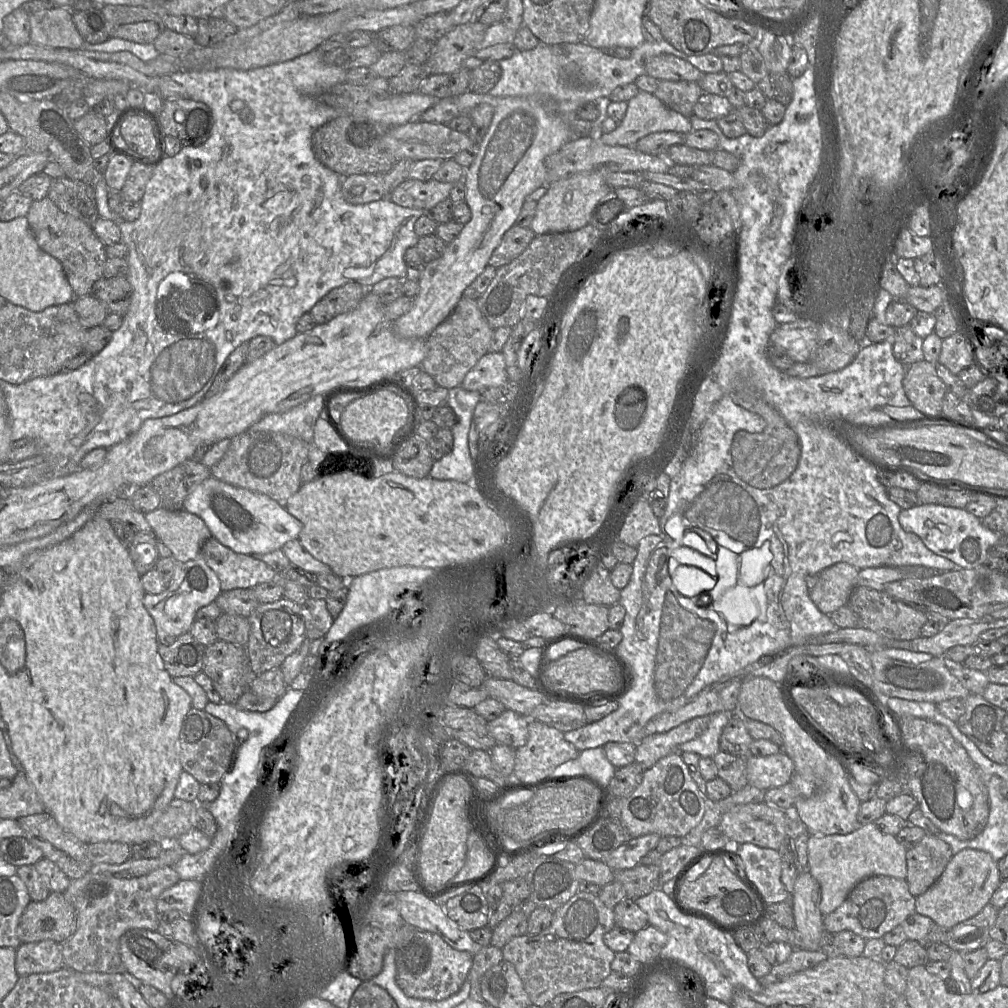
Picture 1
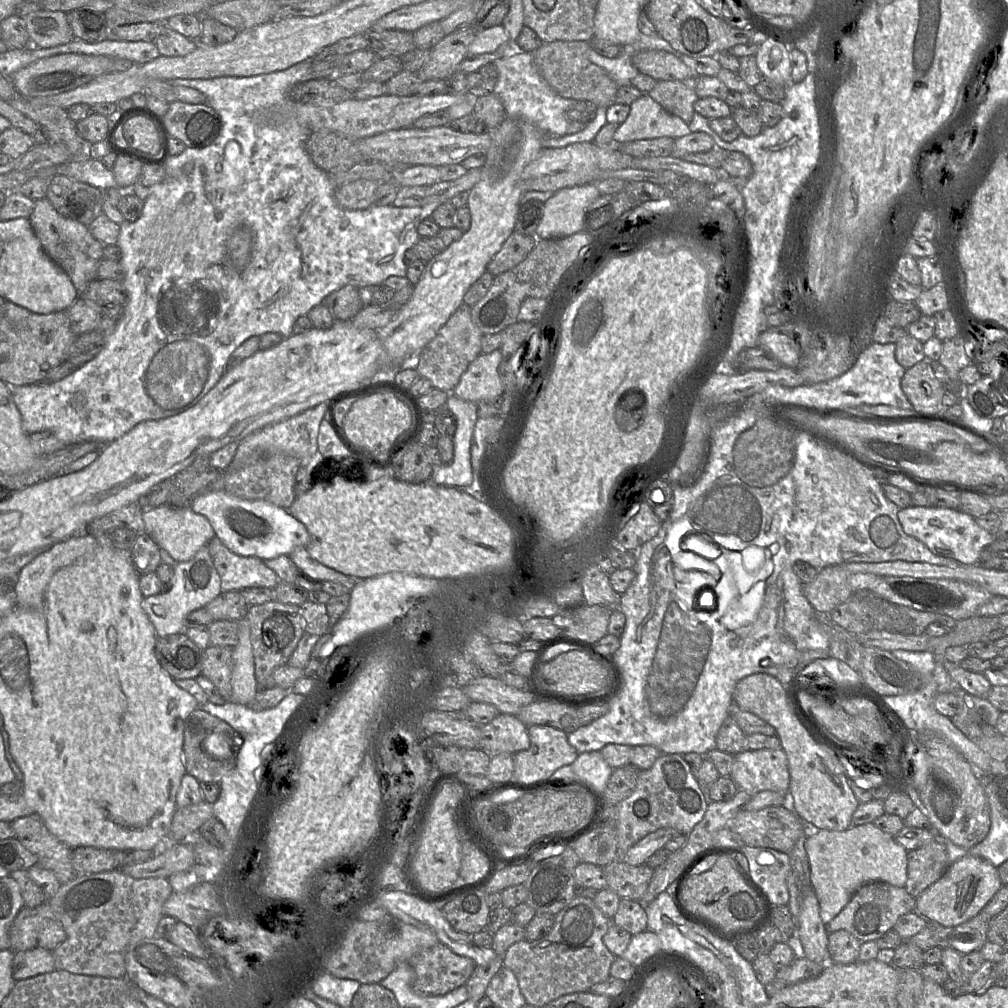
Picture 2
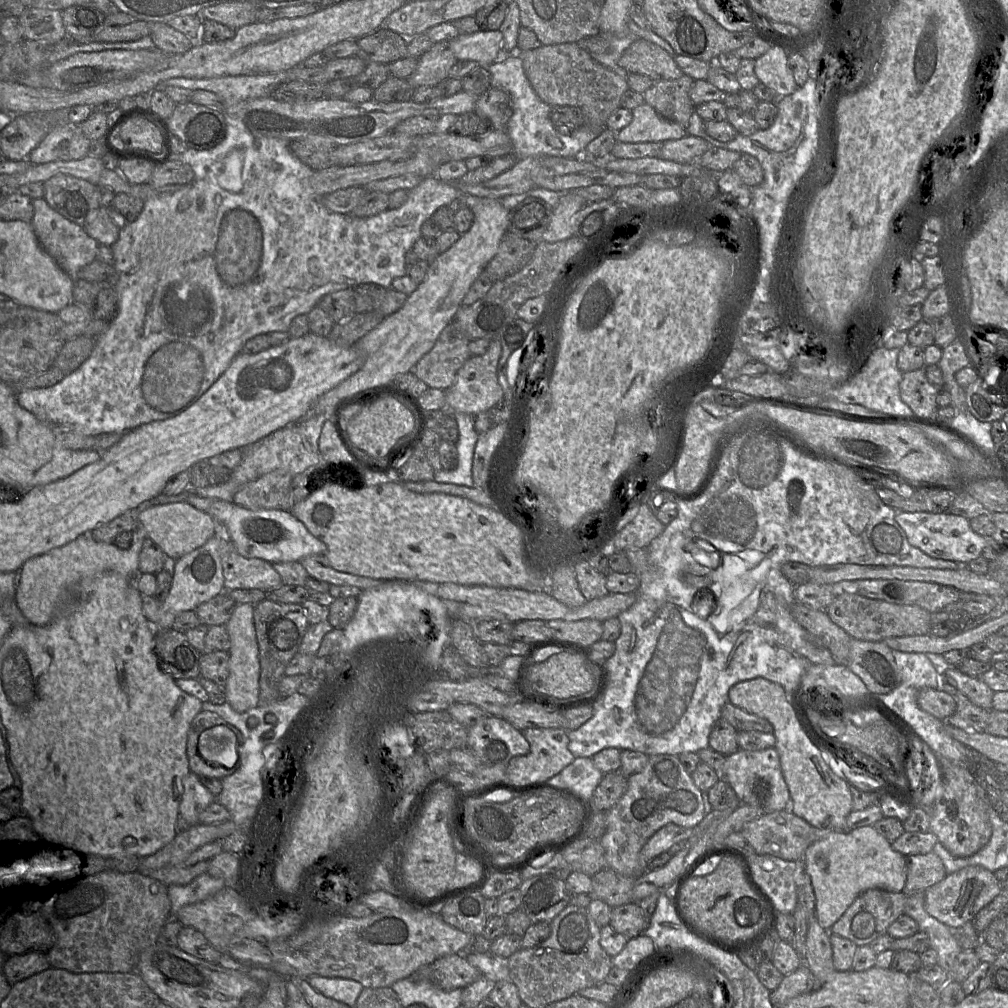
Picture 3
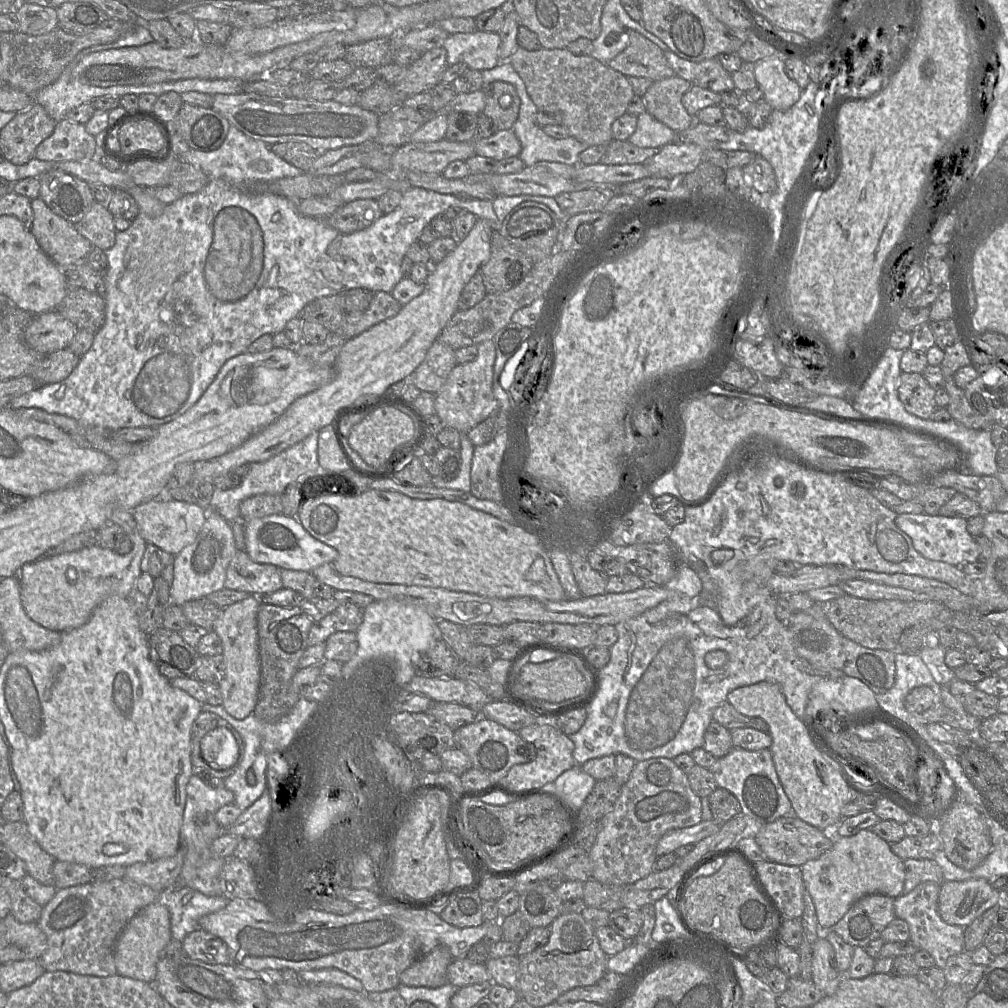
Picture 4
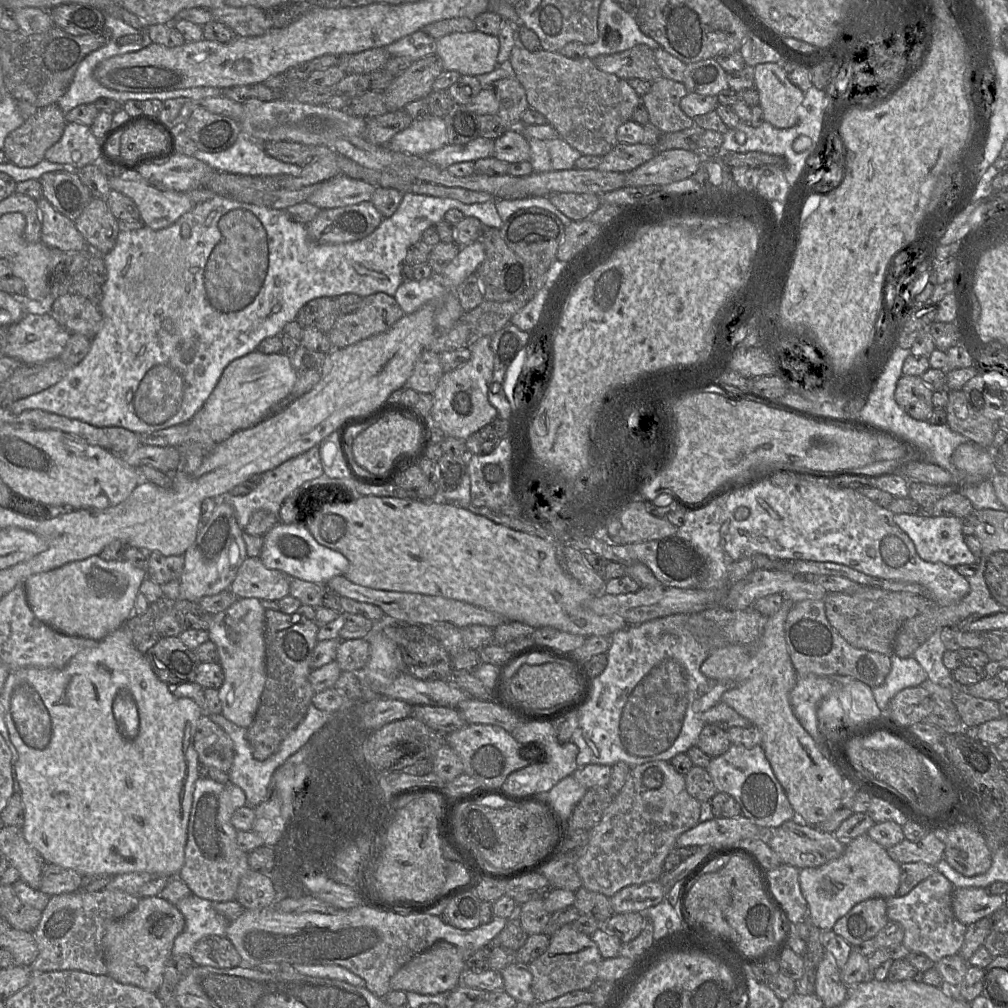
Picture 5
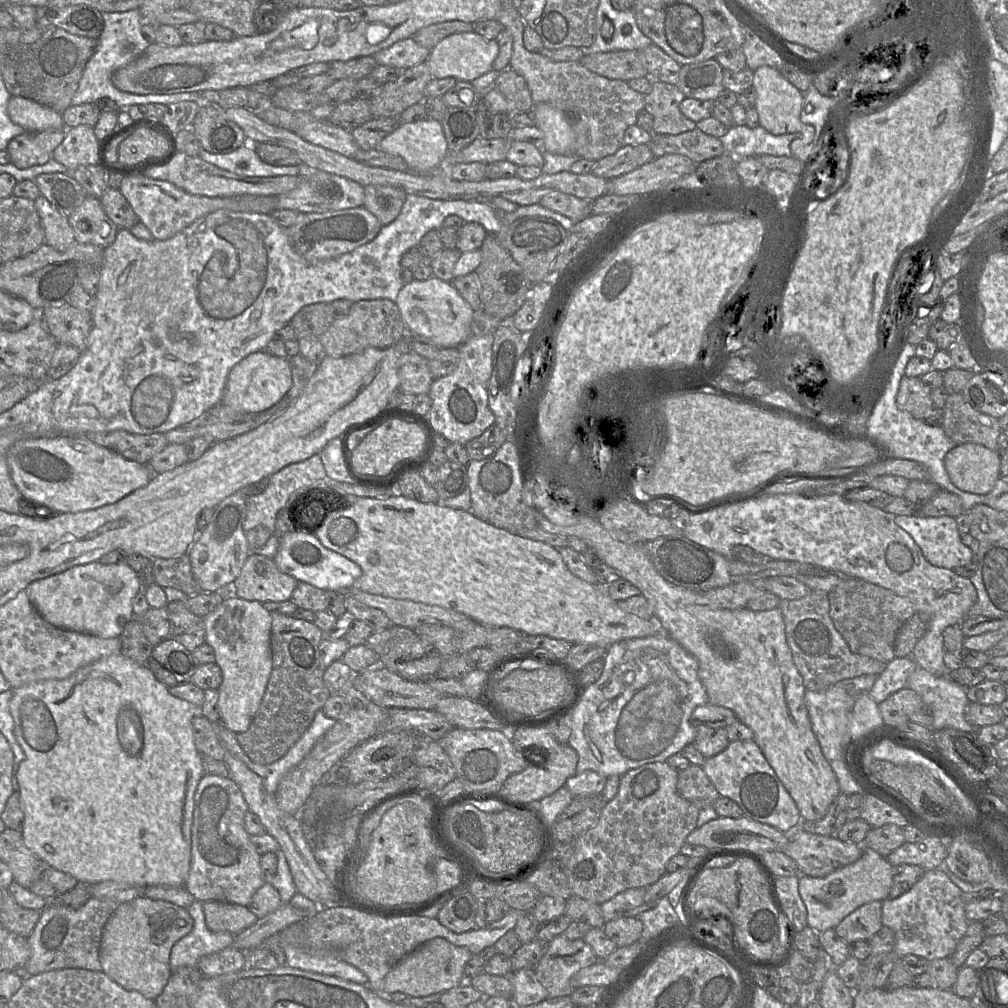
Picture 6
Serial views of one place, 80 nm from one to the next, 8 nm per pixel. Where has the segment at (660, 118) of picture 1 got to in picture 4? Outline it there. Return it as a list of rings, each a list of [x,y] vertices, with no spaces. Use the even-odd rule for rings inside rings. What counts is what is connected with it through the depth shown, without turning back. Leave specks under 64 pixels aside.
[[[645,111],[637,117],[637,128],[628,141],[642,148],[662,148],[674,142],[675,136],[675,131]]]

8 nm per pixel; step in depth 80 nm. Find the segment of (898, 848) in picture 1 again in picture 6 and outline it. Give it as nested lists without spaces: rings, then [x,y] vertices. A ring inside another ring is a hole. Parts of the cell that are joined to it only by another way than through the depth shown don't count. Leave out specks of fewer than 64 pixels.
[[[863,847],[861,857],[821,878],[803,875],[799,878],[799,895],[807,909],[807,925],[815,932],[835,928],[846,916],[872,901],[888,898],[893,882],[893,868],[886,857]]]

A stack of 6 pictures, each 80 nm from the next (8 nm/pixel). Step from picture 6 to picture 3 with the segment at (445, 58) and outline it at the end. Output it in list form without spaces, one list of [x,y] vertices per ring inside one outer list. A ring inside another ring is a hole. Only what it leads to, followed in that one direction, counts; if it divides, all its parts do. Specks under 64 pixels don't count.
[[[479,30],[473,34],[459,34],[450,41],[450,46],[457,60],[472,60],[481,67],[488,67],[501,54],[502,40],[500,30]]]

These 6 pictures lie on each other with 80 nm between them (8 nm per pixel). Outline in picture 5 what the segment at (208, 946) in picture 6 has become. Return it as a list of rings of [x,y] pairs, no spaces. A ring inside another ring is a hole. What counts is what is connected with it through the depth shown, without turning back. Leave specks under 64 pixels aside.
[[[194,894],[175,907],[185,919],[183,931],[175,938],[171,956],[190,955],[193,947],[207,936],[225,937],[228,920],[213,907],[213,902]]]

